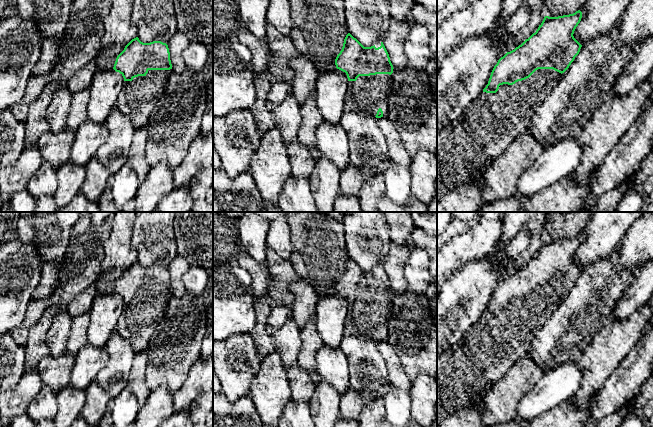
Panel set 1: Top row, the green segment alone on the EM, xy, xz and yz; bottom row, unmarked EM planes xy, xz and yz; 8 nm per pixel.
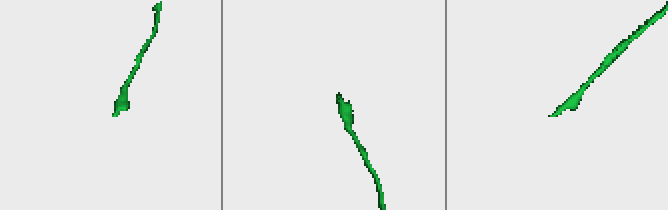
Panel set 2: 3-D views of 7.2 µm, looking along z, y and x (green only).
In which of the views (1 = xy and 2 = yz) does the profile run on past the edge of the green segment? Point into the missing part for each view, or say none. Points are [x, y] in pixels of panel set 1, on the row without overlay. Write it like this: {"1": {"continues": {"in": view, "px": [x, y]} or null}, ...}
{"1": {"continues": {"in": "xy", "px": [137, 322]}}, "2": {"continues": {"in": "yz", "px": [492, 345]}}}

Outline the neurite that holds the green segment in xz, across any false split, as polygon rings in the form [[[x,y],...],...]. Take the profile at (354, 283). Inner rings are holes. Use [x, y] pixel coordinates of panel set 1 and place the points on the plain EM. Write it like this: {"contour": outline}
{"contour": [[[348,257],[335,289],[348,302],[345,332],[386,341],[394,292],[383,266],[364,271]]]}

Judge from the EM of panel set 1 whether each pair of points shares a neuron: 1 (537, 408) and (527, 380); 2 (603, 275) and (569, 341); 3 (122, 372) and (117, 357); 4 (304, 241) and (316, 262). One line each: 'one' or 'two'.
1: two
2: one
3: one
4: one

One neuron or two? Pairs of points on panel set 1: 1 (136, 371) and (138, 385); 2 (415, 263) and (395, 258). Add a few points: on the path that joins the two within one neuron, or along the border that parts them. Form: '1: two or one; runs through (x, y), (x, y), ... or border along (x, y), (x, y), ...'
1: one; runs through (137, 374), (137, 382)
2: two; border along (412, 247), (404, 268), (404, 278), (408, 284)

